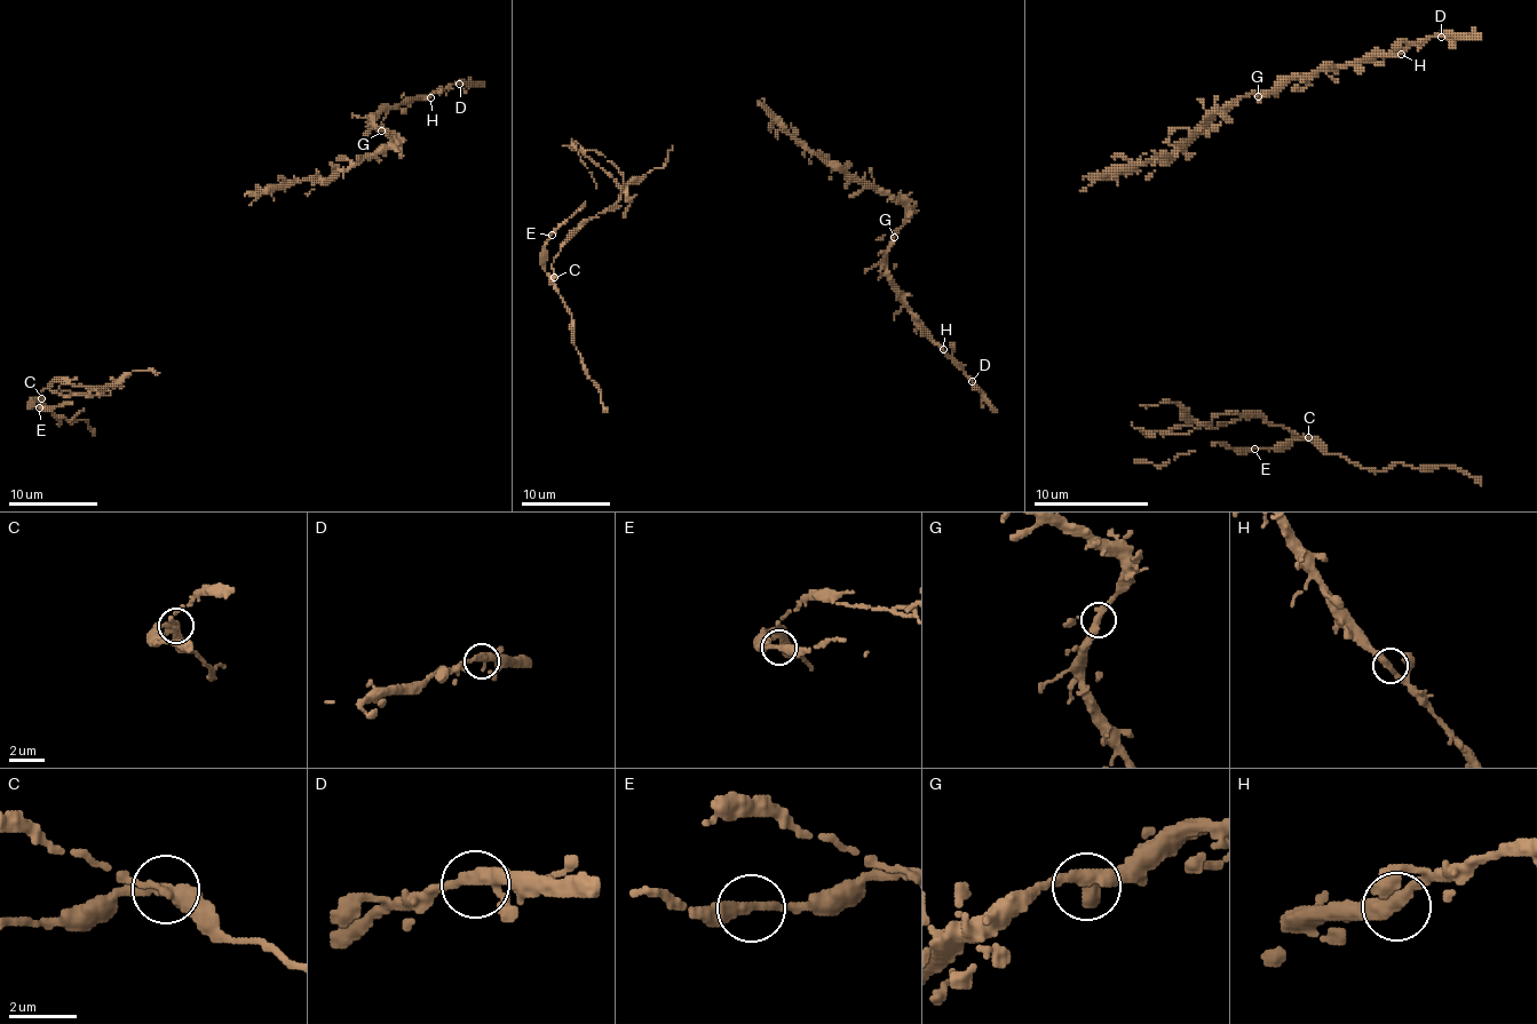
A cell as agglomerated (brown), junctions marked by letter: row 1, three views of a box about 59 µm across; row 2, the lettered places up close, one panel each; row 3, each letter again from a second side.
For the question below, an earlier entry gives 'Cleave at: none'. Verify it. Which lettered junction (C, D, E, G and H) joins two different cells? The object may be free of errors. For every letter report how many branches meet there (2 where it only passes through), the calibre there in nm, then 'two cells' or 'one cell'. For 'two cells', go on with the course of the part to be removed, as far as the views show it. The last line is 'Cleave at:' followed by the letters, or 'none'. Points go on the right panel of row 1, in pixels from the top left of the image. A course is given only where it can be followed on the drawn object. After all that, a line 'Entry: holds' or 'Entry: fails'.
C: 3 branches meet; 320 nm thick; two cells; foreign part runs (1309, 437), (1292, 434), (1260, 417), (1189, 426), (1155, 434), (1140, 428)
D: 3 branches meet; 280 nm thick; one cell
E: 2 branches meet; 260 nm thick; one cell
G: 3 branches meet; 320 nm thick; one cell
H: 2 branches meet; 360 nm thick; one cell
Cleave at: C
Entry: fails

